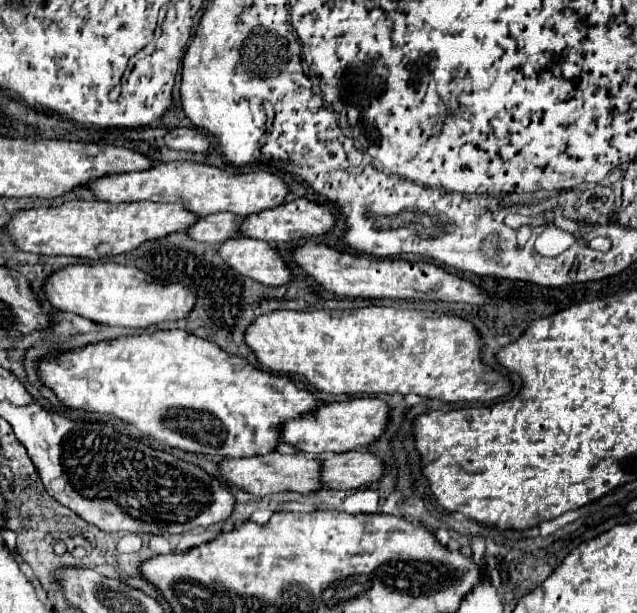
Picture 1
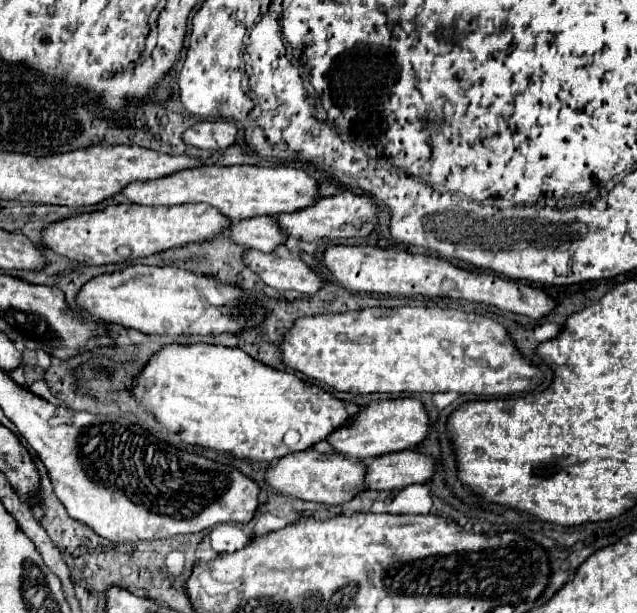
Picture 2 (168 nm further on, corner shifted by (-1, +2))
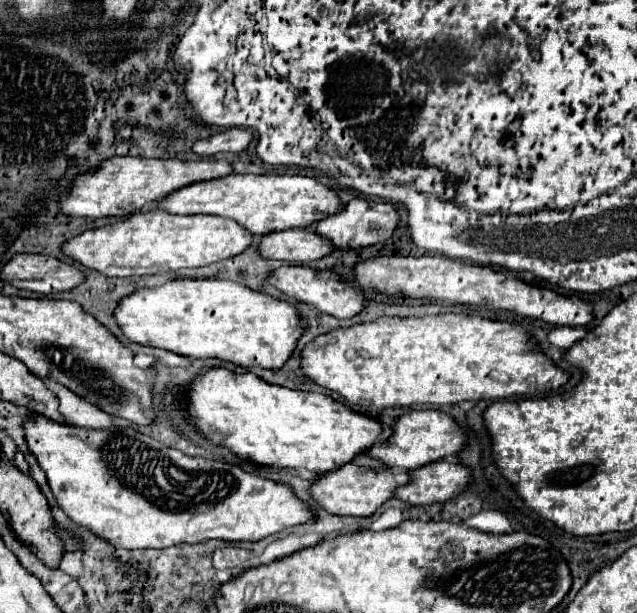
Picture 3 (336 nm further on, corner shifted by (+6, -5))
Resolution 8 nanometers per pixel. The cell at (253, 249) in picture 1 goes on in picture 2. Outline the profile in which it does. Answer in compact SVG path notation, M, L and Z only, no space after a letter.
M281 246L269 254L259 250L247 250L245 264L261 276L261 280L277 290L299 290L303 294L315 294L323 286L321 276L307 266L299 254Z

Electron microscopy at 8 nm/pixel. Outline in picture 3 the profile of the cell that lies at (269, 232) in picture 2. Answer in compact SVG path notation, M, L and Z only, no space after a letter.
M312 229L272 231L258 239L258 251L262 257L280 259L288 263L308 263L328 255L334 245Z

